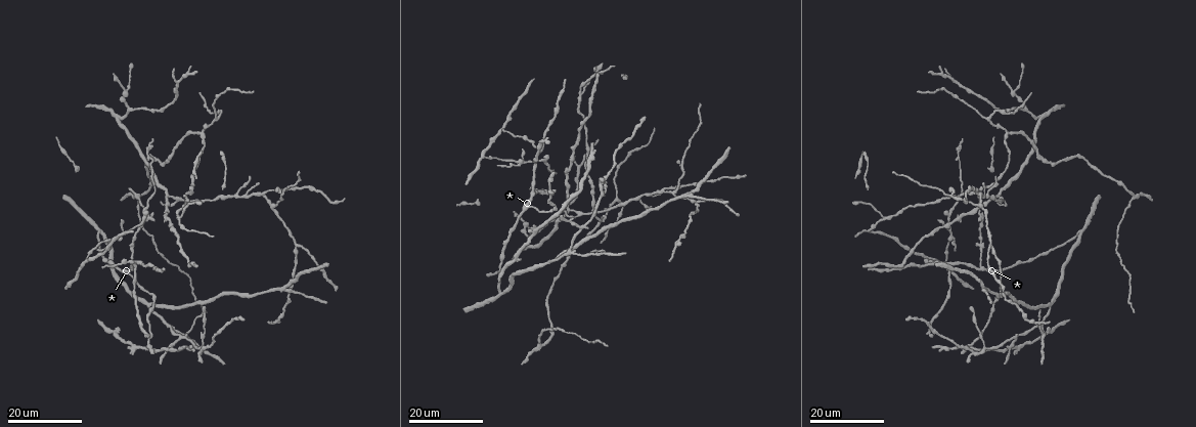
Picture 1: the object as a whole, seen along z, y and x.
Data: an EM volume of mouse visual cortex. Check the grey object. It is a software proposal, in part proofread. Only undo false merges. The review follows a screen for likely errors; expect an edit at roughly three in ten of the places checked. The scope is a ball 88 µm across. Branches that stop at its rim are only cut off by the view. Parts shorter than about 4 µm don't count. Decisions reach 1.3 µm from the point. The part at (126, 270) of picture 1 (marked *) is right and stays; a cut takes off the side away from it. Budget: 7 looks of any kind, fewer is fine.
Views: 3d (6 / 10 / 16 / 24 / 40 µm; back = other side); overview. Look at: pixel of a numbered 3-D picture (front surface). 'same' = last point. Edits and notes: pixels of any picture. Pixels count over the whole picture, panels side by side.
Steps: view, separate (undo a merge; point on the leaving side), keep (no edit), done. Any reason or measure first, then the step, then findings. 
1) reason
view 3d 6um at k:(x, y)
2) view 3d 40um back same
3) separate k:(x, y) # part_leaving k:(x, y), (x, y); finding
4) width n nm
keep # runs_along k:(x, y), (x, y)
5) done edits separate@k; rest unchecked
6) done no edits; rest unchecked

view 3d 16um at 1:(915, 252)

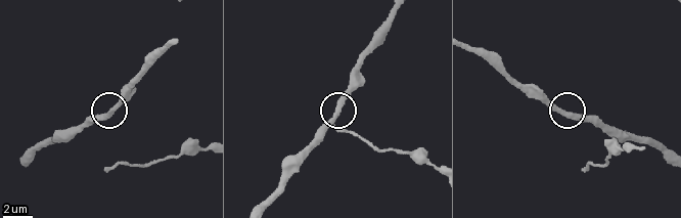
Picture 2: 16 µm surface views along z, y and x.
view 3d 6um at 2:(333, 118)

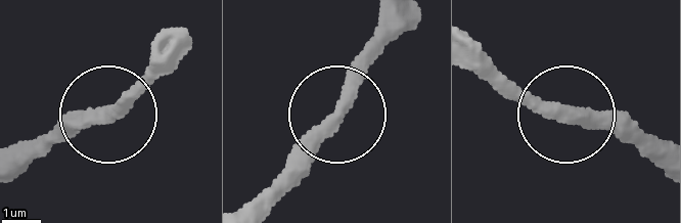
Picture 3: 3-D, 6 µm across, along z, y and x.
side_arm 19 um
keep # all the same neuron

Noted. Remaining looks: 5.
two arms at a narrow angle
view 3d 24um at 1:(674, 192)

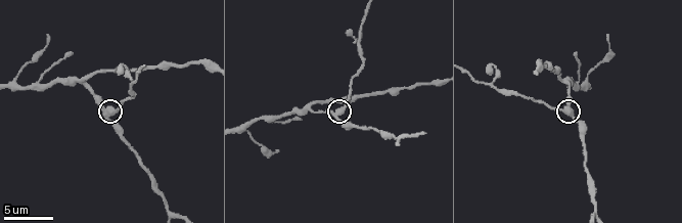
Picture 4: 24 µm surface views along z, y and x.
zoom in
view 3d 10um at 4:(108, 113)

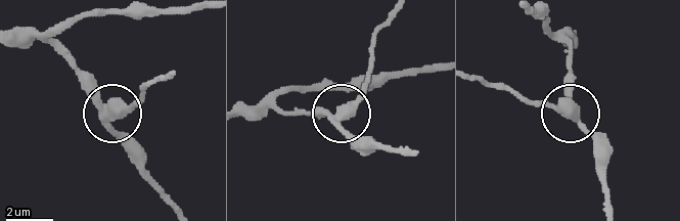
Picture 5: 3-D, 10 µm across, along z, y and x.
side_arm 31 um
separate 5:(131, 106) # part_leaving 5:(108, 114), (138, 102), (146, 84), (166, 75); a second neuron is stuck on

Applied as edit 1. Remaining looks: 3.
thin arm on a thick one
view 3d 16um at 1:(578, 214)

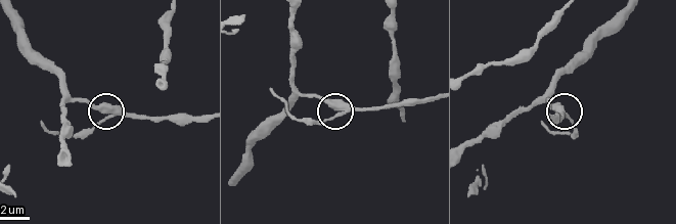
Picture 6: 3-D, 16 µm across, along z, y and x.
zoom in
view 3d 10um at 6:(338, 114)

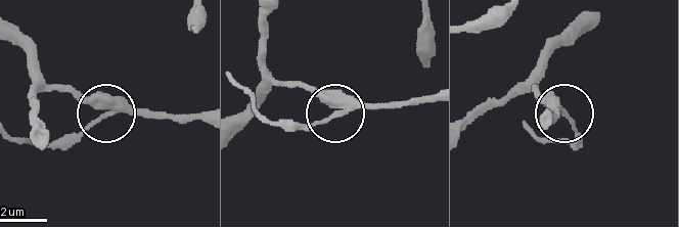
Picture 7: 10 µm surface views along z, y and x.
side_arm 7 um; arms 3
keep # all the same neuron

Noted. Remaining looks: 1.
done edits separate@5; rest unchecked

